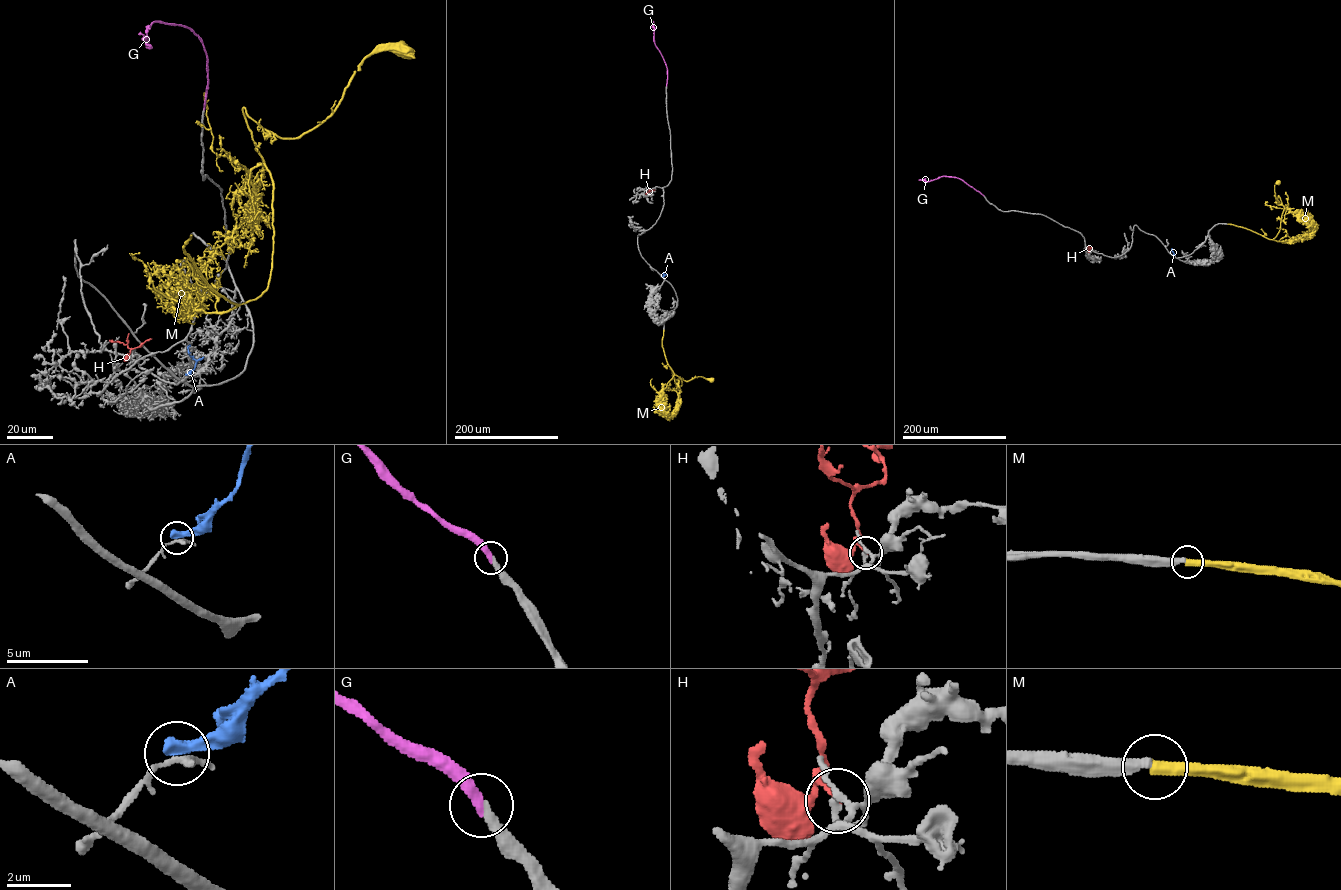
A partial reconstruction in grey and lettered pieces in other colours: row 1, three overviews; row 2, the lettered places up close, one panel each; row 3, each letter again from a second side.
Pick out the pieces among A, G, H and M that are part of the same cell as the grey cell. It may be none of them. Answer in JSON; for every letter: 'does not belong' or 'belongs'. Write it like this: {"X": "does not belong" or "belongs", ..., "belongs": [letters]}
{"A": "does not belong", "G": "belongs", "H": "does not belong", "M": "belongs", "belongs": ["G", "M"]}

